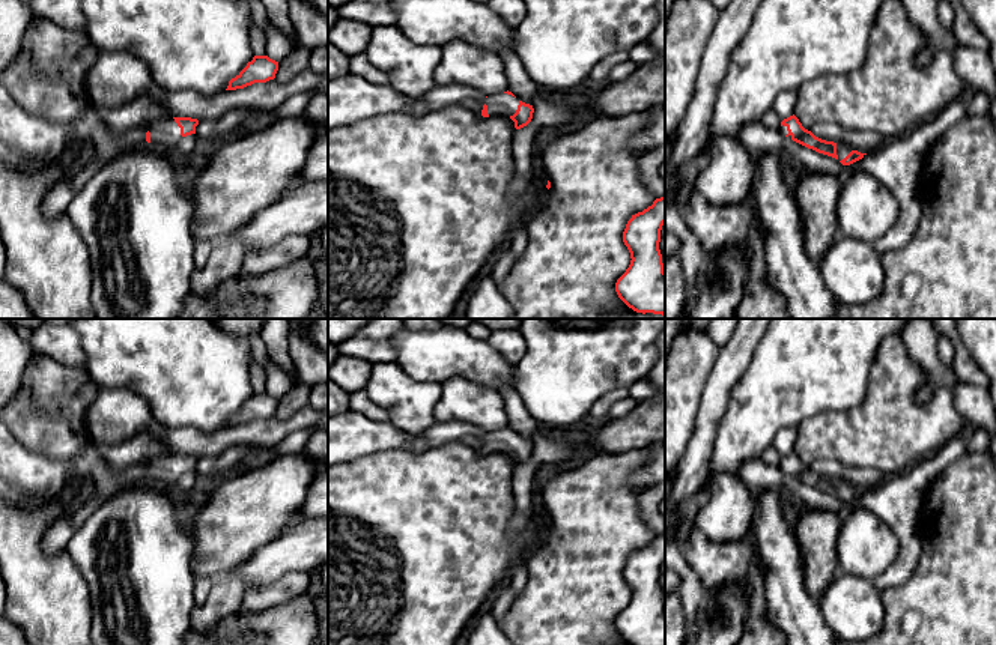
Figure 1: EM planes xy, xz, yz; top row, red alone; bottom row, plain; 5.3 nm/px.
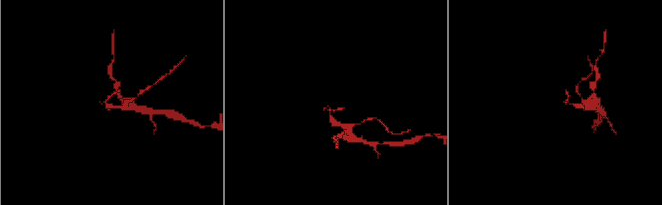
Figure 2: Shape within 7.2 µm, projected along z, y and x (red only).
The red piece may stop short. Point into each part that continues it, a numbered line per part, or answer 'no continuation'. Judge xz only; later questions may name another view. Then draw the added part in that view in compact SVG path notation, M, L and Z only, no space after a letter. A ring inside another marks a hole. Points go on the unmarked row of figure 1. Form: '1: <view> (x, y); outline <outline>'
1: xz (351, 435); outline M349 410L328 416L328 466L342 465L384 450L424 453L453 442L481 450L484 441L489 453L510 454L516 450L519 436L507 430L486 435L469 422L460 421L435 421L424 432L409 435L390 421L375 421Z

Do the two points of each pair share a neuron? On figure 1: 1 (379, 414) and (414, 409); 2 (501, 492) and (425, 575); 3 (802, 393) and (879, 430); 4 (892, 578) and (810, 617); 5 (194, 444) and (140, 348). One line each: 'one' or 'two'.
1: two
2: one
3: two
4: two
5: two

